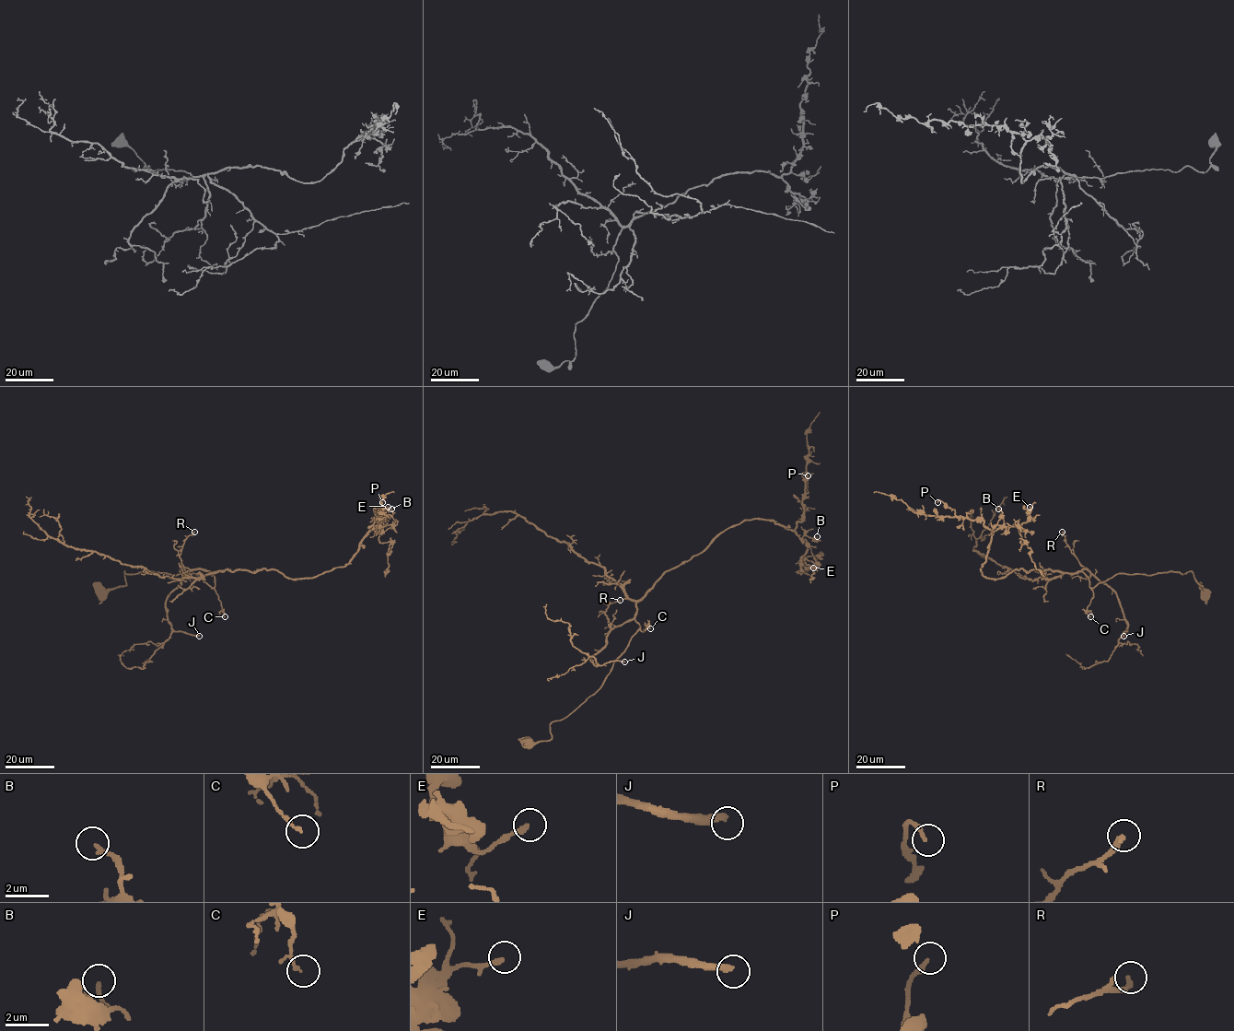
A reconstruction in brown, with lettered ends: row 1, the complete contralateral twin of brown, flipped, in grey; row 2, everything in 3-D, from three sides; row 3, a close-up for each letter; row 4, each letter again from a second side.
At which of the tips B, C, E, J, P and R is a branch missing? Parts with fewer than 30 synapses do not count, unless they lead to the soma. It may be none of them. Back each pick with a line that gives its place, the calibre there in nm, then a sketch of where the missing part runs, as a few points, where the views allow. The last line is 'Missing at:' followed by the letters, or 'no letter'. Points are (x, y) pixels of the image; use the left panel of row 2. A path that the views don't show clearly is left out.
J: (199, 636) | 300 nm | (199, 636), (227, 633), (255, 641), (292, 639)
Missing at: J

